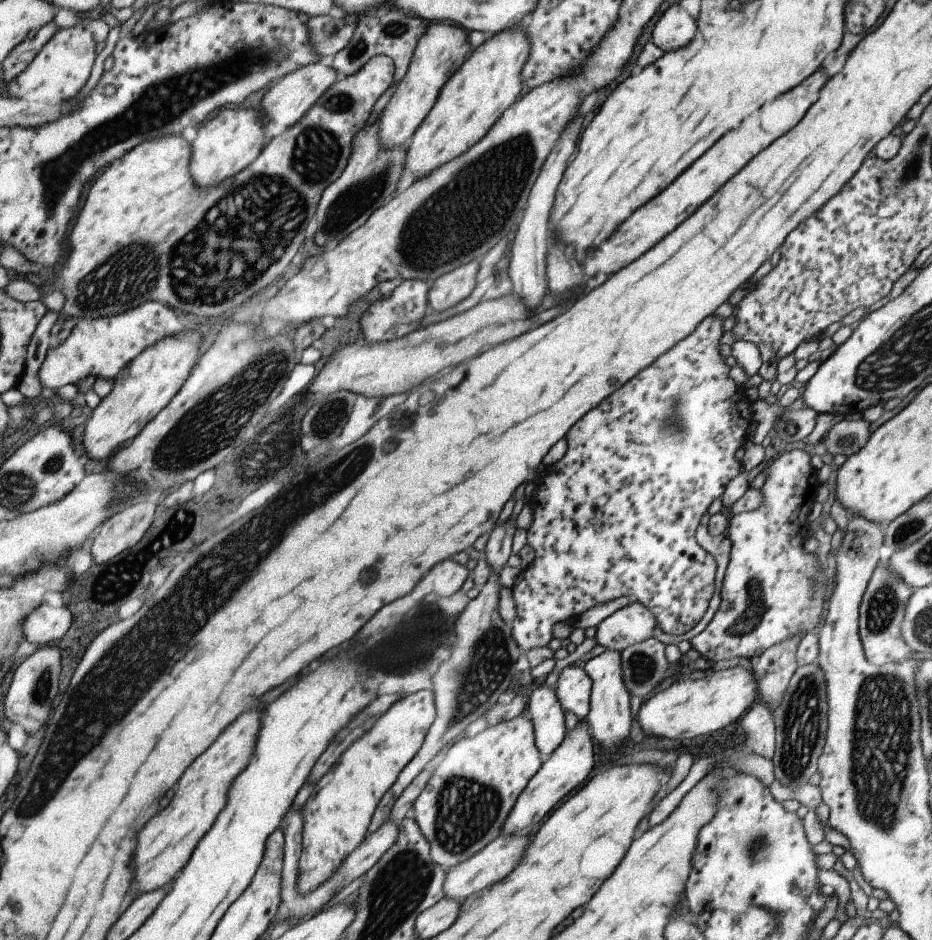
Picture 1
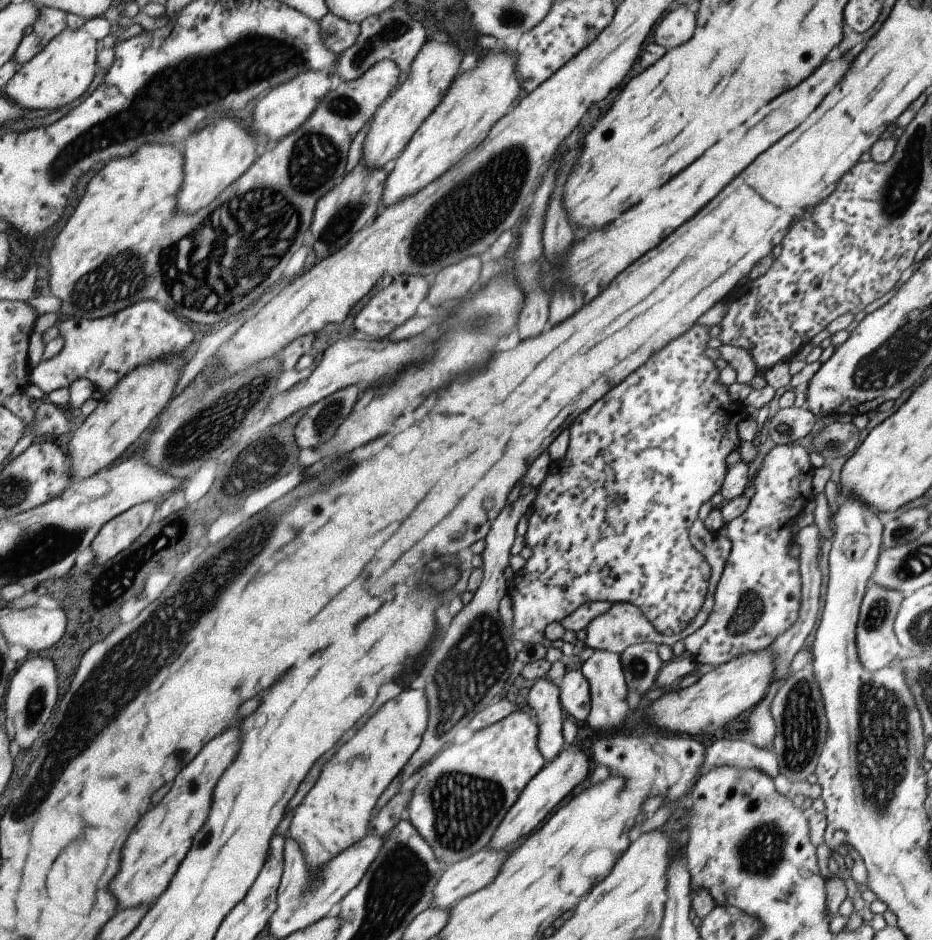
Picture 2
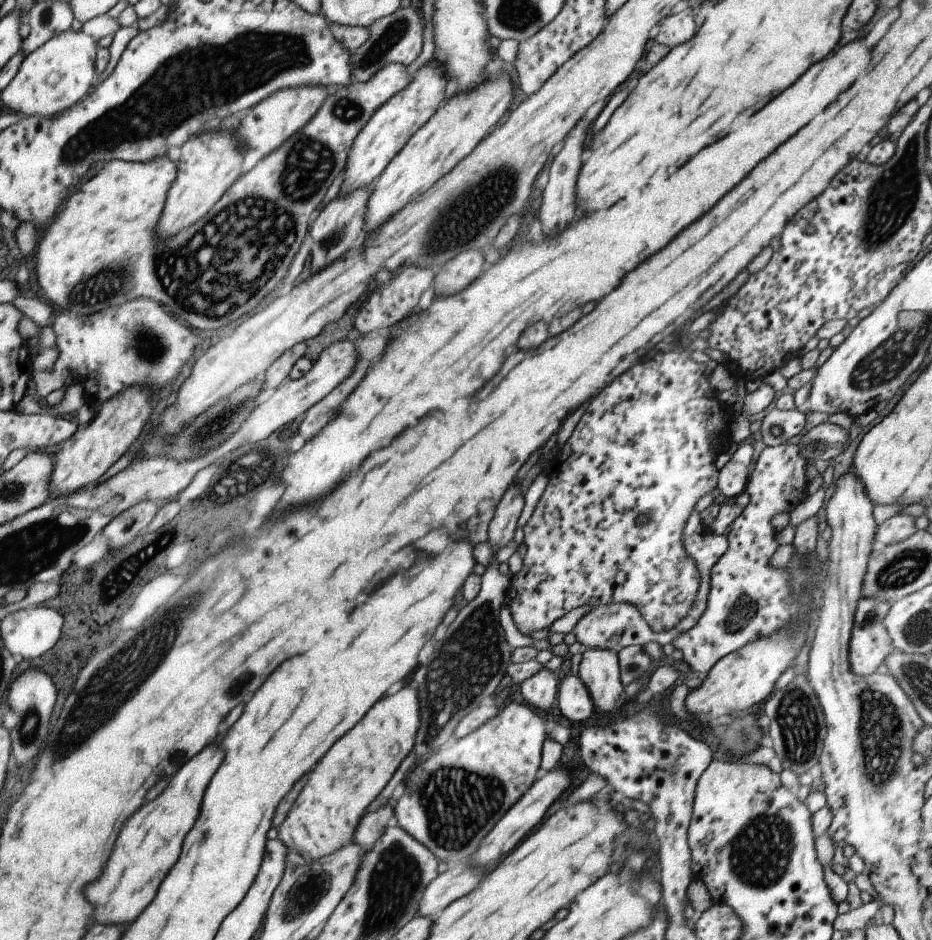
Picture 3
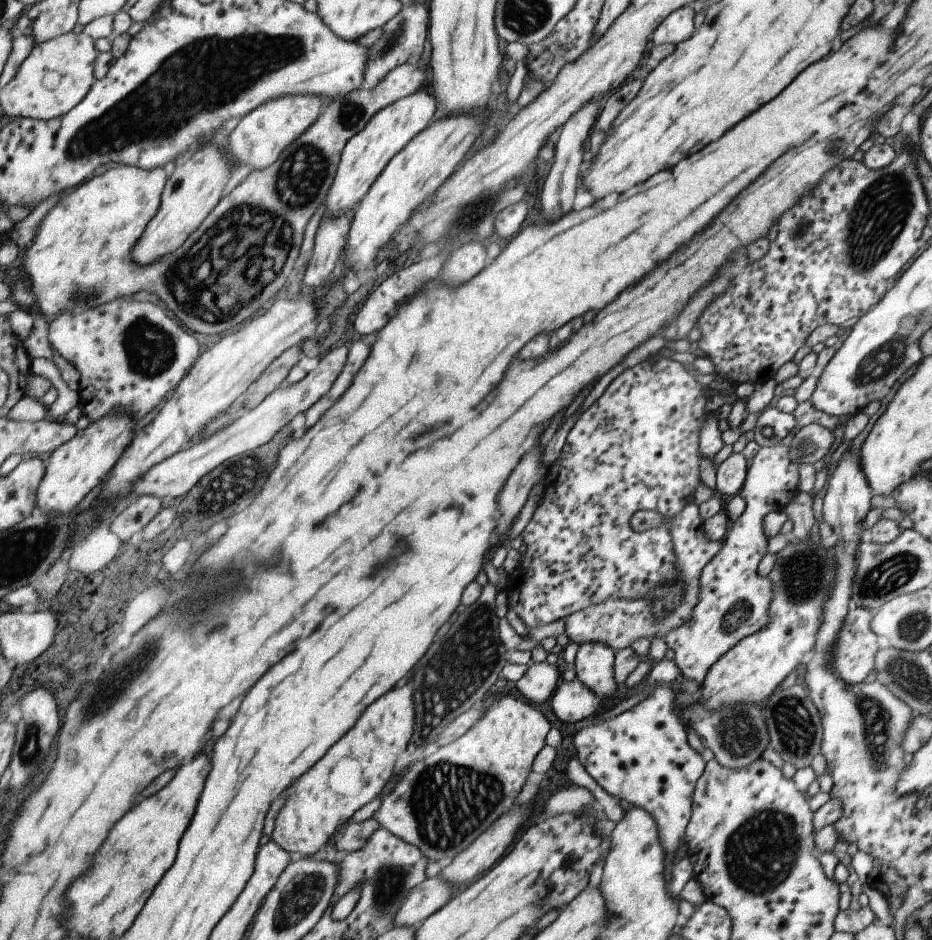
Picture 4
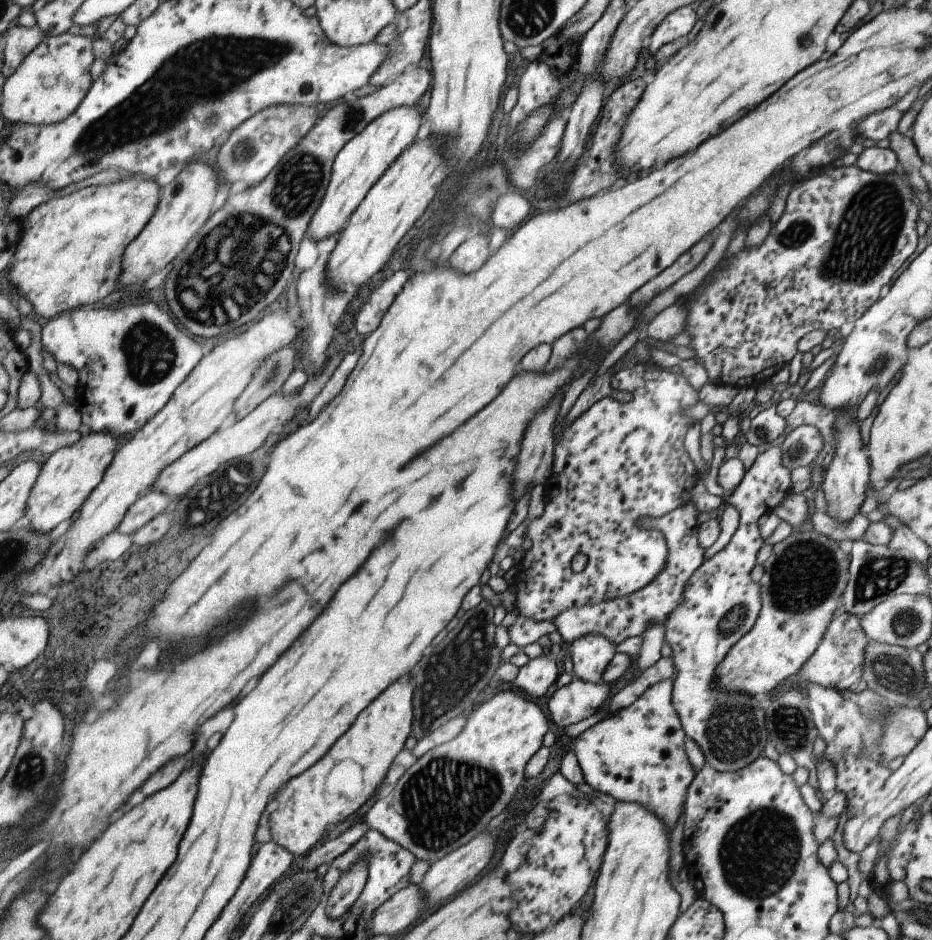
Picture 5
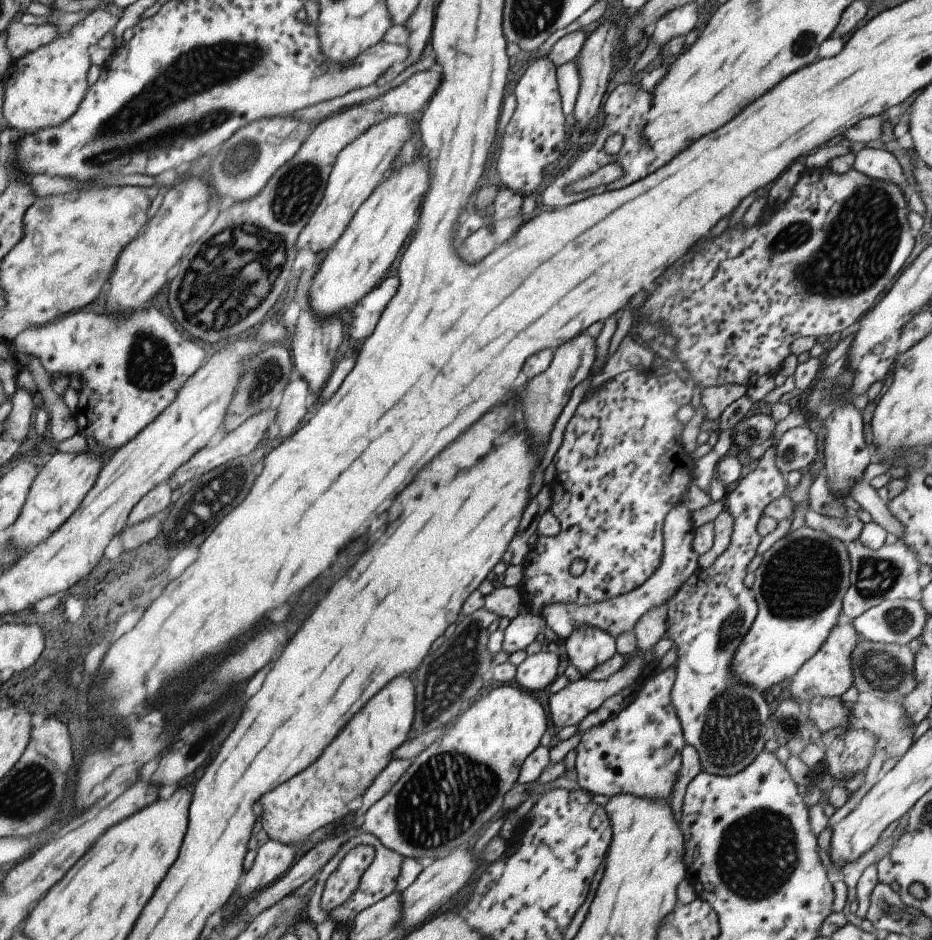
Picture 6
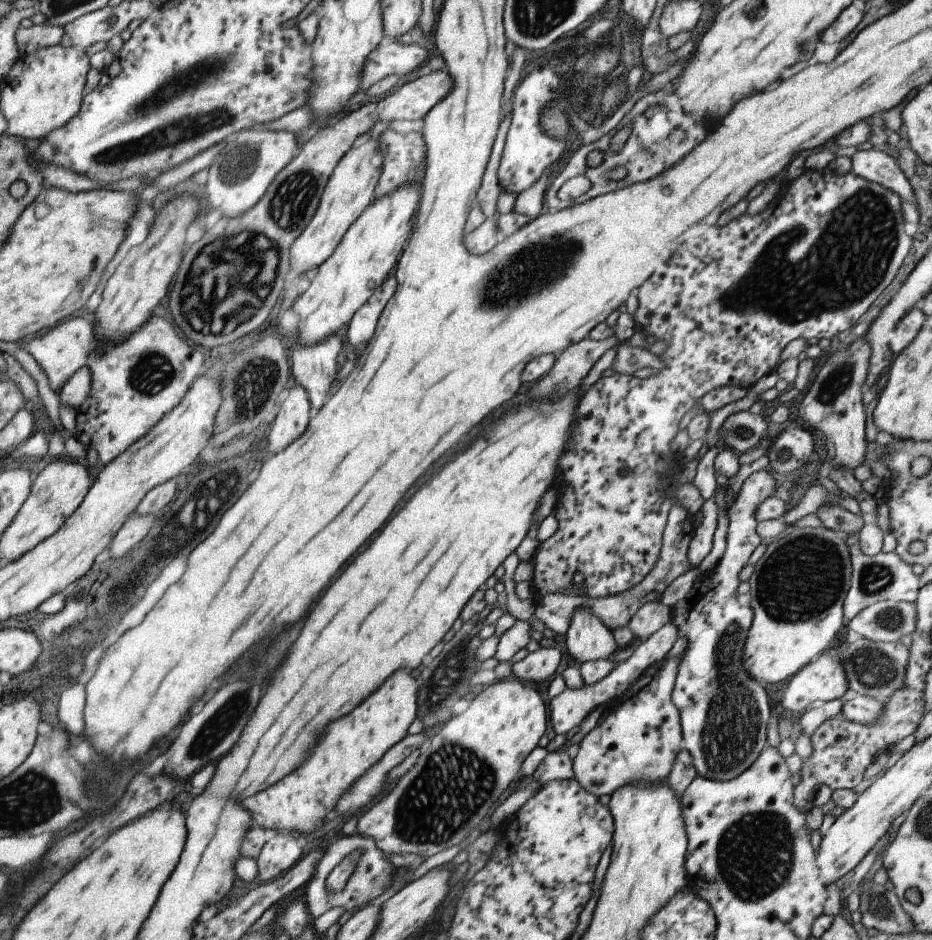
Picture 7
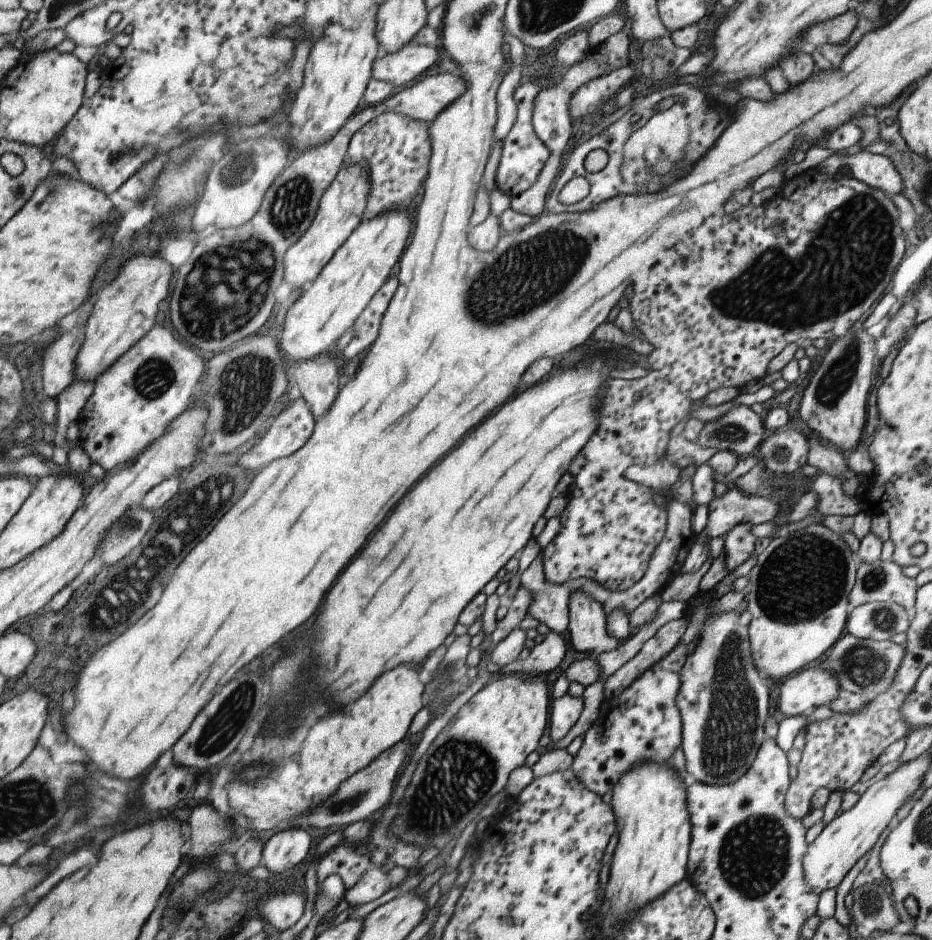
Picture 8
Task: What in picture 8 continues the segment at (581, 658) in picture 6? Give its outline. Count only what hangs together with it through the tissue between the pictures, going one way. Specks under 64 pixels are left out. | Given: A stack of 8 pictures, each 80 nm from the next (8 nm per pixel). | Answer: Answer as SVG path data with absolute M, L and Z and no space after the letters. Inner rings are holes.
M581 590L571 592L567 634L579 656L595 657L618 646L619 641L605 632L605 618L597 600Z

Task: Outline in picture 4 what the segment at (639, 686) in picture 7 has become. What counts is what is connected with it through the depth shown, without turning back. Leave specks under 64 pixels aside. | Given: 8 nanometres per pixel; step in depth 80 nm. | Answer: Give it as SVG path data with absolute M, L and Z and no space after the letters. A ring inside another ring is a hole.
M661 684L642 701L619 715L589 724L573 737L576 758L587 774L607 794L631 802L651 815L664 850L663 880L666 893L680 896L685 883L693 876L685 855L675 858L675 850L684 841L691 816L692 792L706 761L687 742L686 727L675 709L674 685Z

